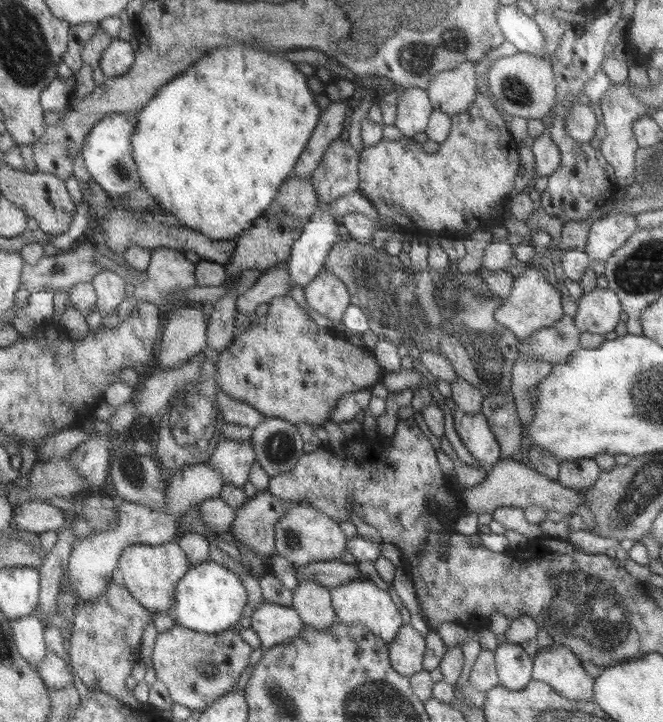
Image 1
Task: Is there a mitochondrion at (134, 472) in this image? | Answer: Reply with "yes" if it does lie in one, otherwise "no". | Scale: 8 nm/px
yes

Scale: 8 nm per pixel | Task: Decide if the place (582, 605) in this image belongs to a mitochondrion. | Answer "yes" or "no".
yes

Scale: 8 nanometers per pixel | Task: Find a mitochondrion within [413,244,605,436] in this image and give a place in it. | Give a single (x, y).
(484, 363)

